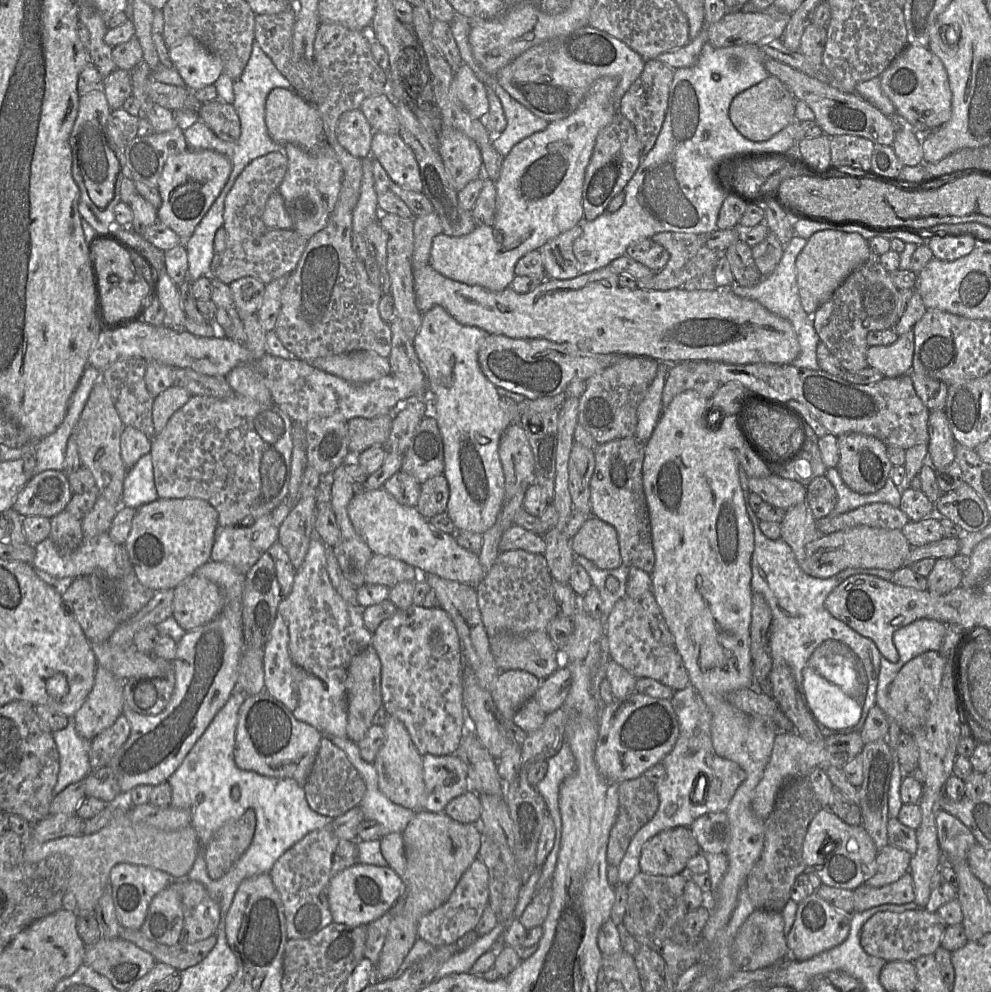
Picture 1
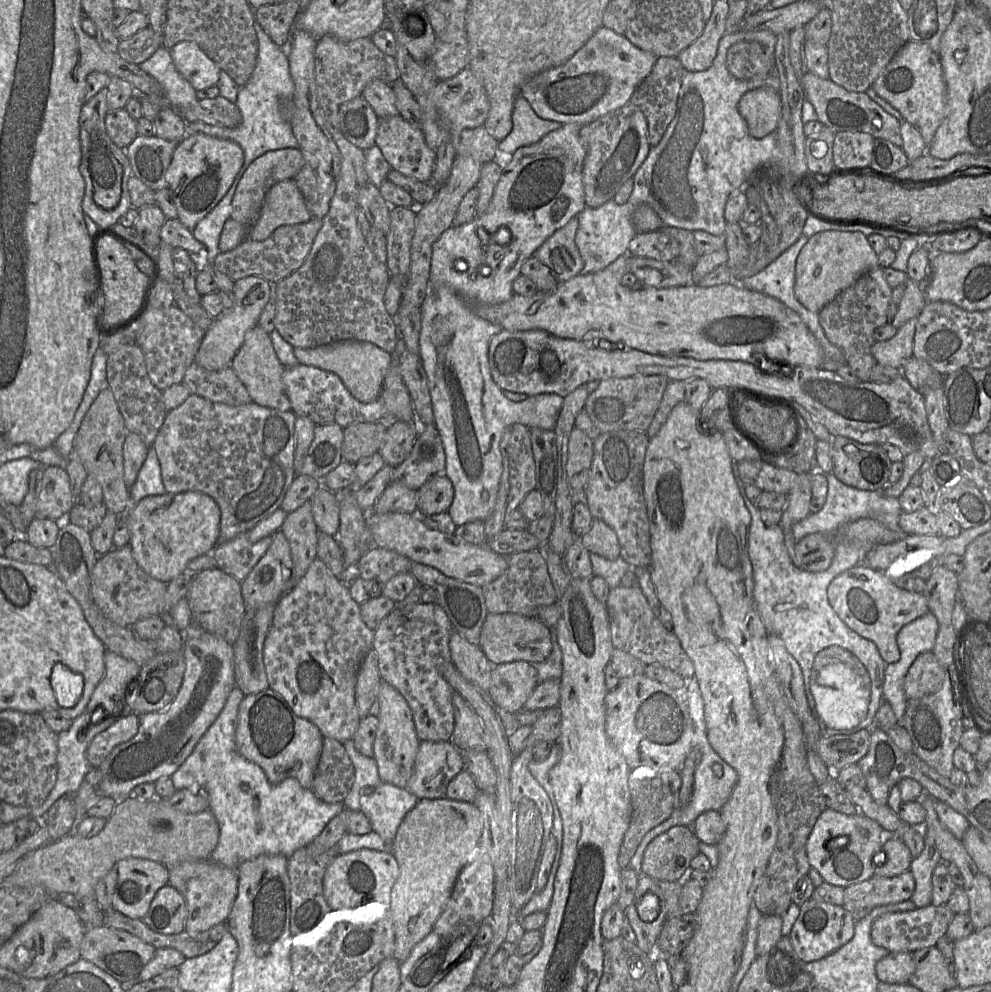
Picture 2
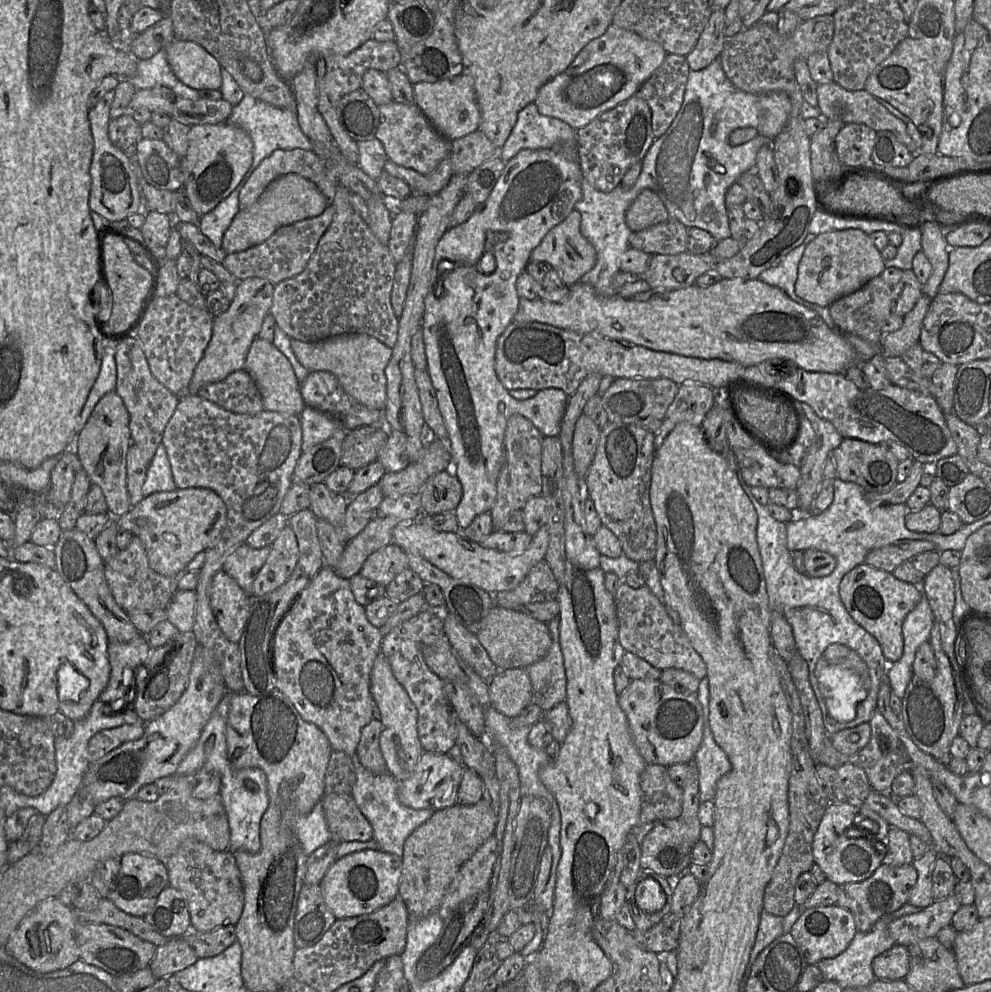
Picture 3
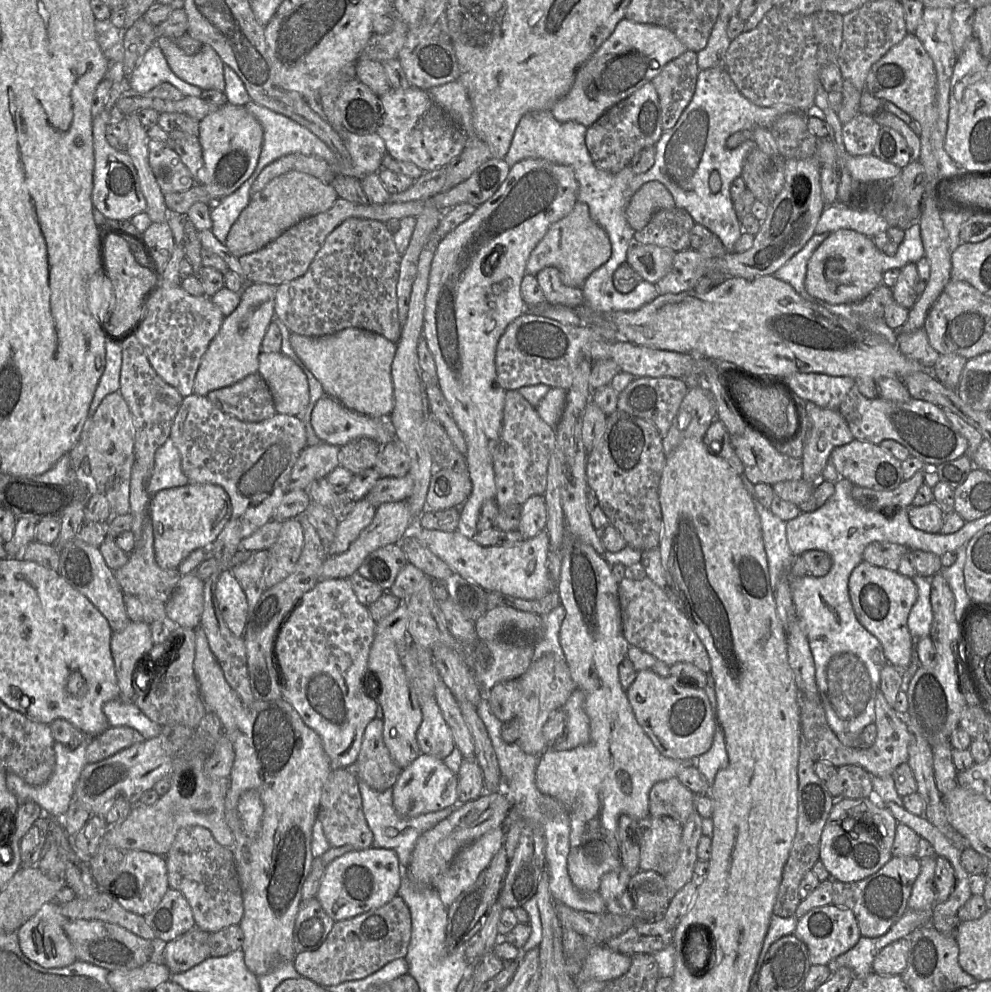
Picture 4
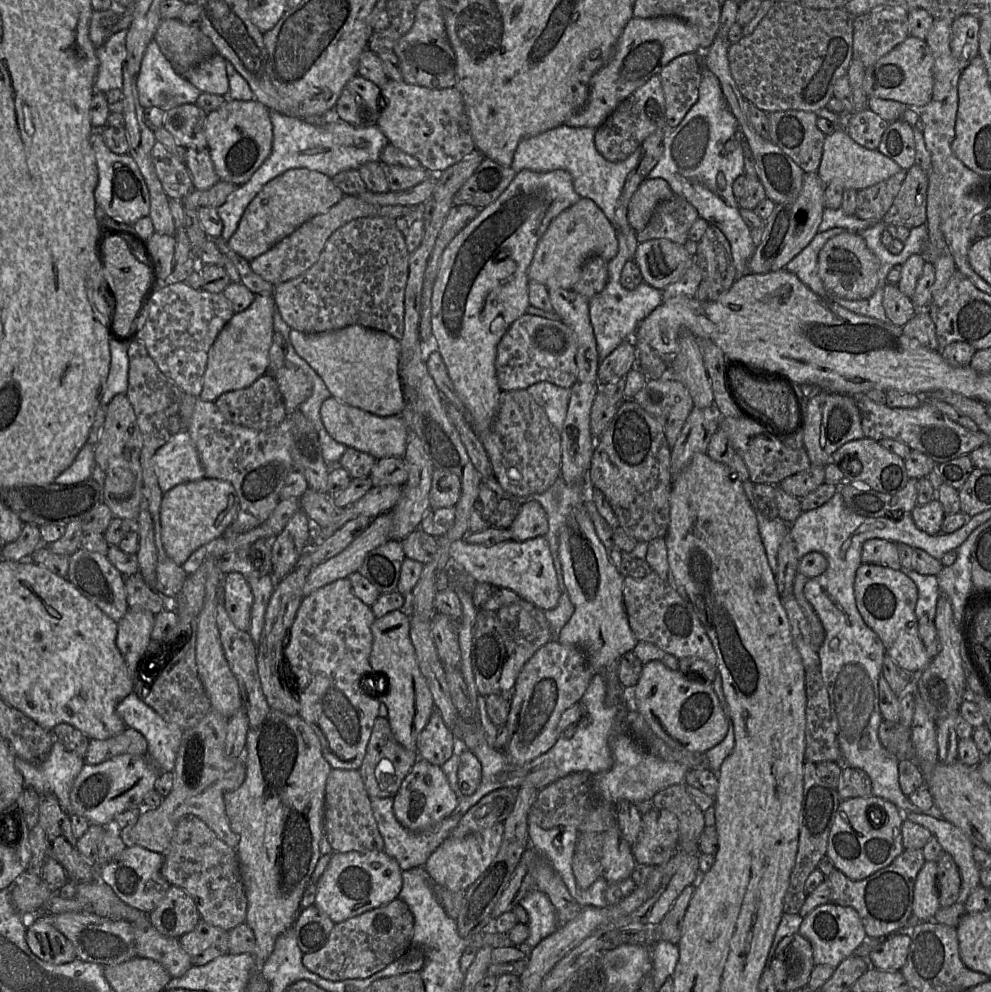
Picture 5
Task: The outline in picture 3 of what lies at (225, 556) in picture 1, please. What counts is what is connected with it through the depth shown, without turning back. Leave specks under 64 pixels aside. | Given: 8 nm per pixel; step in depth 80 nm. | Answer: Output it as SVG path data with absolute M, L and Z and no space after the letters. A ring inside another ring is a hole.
M246 543L238 546L225 560L222 570L234 578L239 586L243 589L244 593L248 596L252 596L253 582L262 568L265 560L267 559L271 551L271 546L265 546L262 548L252 548Z

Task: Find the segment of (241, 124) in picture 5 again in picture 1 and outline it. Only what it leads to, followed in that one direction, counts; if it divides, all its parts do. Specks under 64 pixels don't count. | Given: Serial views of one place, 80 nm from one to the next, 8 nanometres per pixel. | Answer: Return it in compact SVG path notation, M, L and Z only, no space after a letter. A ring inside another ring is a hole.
M186 149L170 156L156 186L162 199L157 209L158 221L171 228L182 240L189 239L221 193L231 170L229 158L213 150Z

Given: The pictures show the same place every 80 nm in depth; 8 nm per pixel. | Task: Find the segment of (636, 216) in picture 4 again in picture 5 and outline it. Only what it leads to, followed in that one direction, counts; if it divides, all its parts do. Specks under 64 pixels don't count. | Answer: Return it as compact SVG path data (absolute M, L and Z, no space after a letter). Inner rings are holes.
M662 178L645 179L632 195L627 218L631 227L639 232L648 224L656 206L674 196L670 185Z

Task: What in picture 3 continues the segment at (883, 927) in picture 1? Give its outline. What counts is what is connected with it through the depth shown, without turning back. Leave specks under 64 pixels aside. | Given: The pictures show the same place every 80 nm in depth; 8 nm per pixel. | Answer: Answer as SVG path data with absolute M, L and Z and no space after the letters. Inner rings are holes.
M954 894L934 902L920 912L893 920L888 925L888 934L895 944L909 947L923 939L937 937L938 932L951 924L954 914L961 908Z

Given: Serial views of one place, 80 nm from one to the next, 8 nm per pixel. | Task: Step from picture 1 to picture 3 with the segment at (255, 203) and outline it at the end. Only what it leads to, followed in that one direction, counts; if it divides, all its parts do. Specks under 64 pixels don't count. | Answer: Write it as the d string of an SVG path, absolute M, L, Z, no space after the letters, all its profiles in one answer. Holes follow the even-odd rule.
M274 150L260 162L241 189L238 197L239 209L250 207L267 185L281 175L295 173L316 181L324 169L324 161L311 150ZM329 203L318 216L302 219L279 227L264 242L244 251L227 254L221 264L228 269L238 281L258 277L276 285L279 282L301 273L314 253L319 239L329 227L334 214L333 204Z

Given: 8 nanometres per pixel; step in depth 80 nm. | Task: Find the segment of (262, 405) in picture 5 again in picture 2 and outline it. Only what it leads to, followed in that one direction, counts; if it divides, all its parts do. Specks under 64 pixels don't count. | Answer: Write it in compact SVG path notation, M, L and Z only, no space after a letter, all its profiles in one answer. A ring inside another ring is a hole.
M194 362L187 369L182 384L187 386L191 394L212 402L228 406L240 406L252 402L247 388L231 367L210 371Z

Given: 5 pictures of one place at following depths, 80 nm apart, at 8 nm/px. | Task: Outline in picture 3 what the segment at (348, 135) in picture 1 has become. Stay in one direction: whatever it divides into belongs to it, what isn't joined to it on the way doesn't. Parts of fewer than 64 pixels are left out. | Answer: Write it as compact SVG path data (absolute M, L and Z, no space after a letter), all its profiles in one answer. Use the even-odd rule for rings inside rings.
M362 88L345 94L337 104L339 123L356 142L375 137L379 112L379 106Z

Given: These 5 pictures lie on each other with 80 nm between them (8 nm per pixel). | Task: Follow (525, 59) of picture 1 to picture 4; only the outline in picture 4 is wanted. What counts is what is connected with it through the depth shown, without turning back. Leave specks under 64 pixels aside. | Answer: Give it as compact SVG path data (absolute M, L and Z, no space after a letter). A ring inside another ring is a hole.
M624 18L595 53L578 68L569 92L556 101L549 112L559 122L578 123L588 128L610 108L651 82L669 61L686 51L686 46L671 30Z

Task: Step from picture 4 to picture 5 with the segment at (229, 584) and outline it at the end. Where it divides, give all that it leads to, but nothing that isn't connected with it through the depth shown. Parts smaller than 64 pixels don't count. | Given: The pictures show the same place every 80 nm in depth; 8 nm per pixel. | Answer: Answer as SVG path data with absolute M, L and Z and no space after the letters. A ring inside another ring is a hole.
M230 572L222 580L222 603L233 624L242 631L250 628L253 594L247 579L239 572Z

